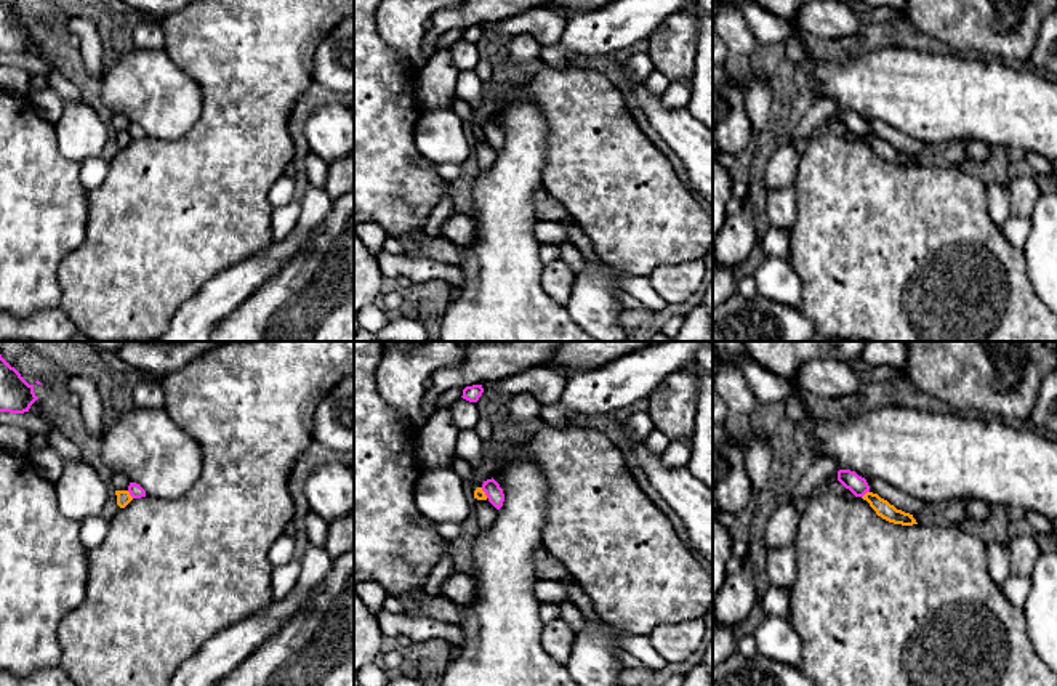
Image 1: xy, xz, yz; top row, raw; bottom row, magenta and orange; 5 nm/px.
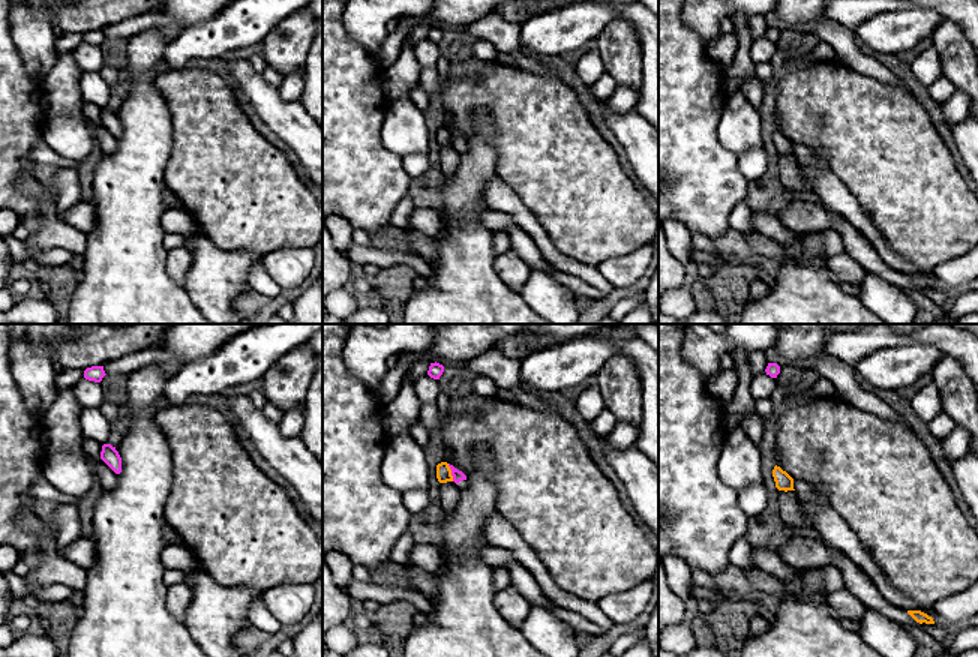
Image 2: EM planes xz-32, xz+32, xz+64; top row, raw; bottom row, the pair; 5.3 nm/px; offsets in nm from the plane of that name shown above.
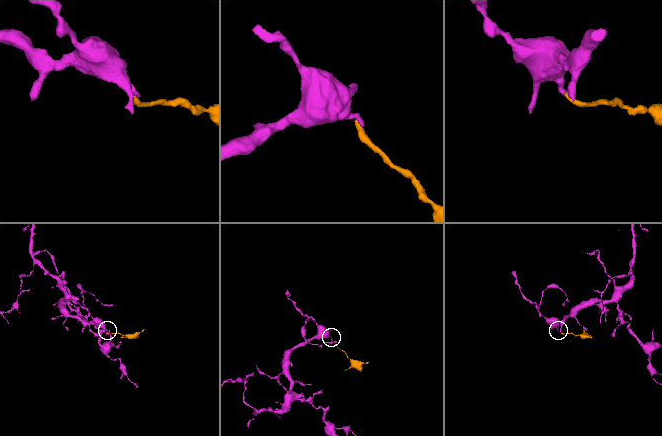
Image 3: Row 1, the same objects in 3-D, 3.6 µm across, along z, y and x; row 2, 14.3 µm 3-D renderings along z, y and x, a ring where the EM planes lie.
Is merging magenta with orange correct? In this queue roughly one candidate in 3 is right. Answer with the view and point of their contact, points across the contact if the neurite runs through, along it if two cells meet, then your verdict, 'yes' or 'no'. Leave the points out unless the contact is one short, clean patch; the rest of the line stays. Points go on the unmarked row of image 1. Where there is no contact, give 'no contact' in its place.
xy (130, 135) | along xy (127, 132), (133, 138) | no

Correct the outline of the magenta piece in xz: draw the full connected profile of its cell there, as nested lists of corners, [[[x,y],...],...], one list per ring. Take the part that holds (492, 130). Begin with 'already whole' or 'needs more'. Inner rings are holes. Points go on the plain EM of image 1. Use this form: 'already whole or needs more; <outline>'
already whole; [[[492,119],[484,122],[482,125],[482,131],[485,133],[488,143],[500,151],[503,147],[504,143],[504,135],[503,130],[500,128],[500,125]]]

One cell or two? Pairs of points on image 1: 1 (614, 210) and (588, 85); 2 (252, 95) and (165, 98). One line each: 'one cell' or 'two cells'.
1: one cell
2: two cells

